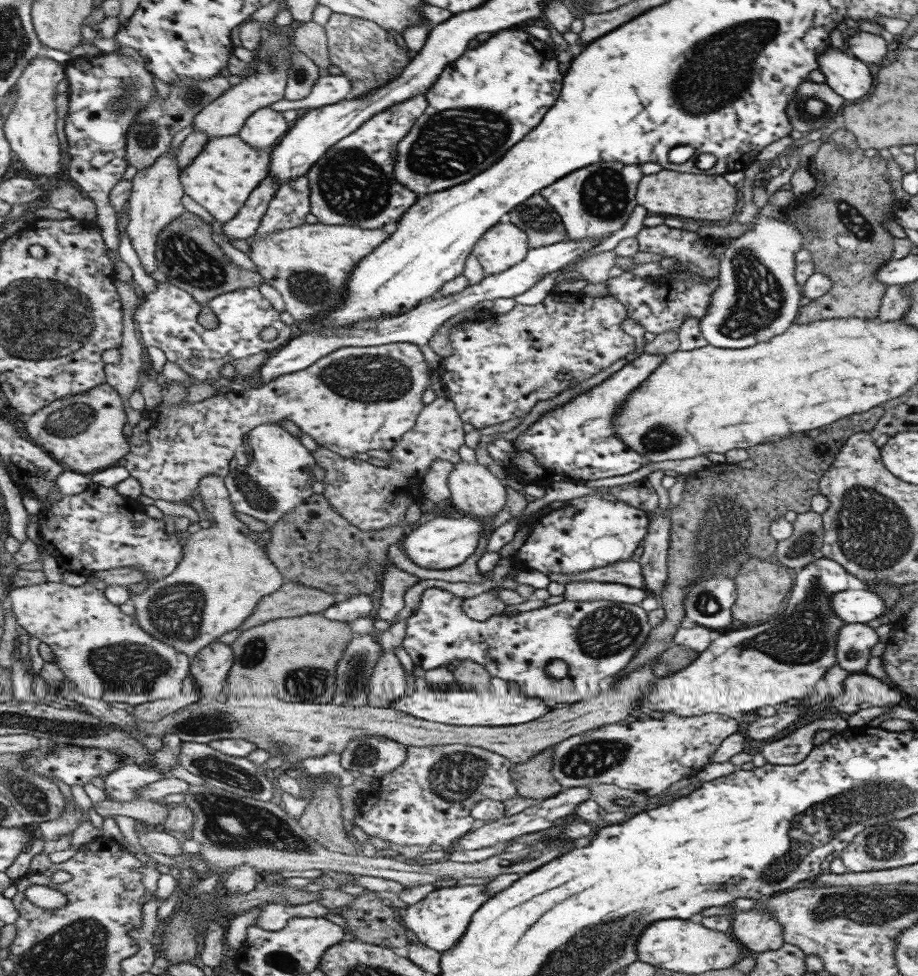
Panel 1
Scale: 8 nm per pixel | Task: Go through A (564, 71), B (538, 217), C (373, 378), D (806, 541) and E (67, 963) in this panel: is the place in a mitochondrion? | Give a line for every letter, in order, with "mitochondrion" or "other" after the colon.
A: other
B: mitochondrion
C: mitochondrion
D: mitochondrion
E: mitochondrion

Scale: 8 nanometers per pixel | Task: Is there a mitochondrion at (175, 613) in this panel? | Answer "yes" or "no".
yes

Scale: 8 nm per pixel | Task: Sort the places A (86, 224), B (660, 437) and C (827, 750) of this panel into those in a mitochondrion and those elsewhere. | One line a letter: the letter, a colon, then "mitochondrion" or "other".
A: other
B: mitochondrion
C: other

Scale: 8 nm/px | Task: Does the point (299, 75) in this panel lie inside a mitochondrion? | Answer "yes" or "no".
yes

